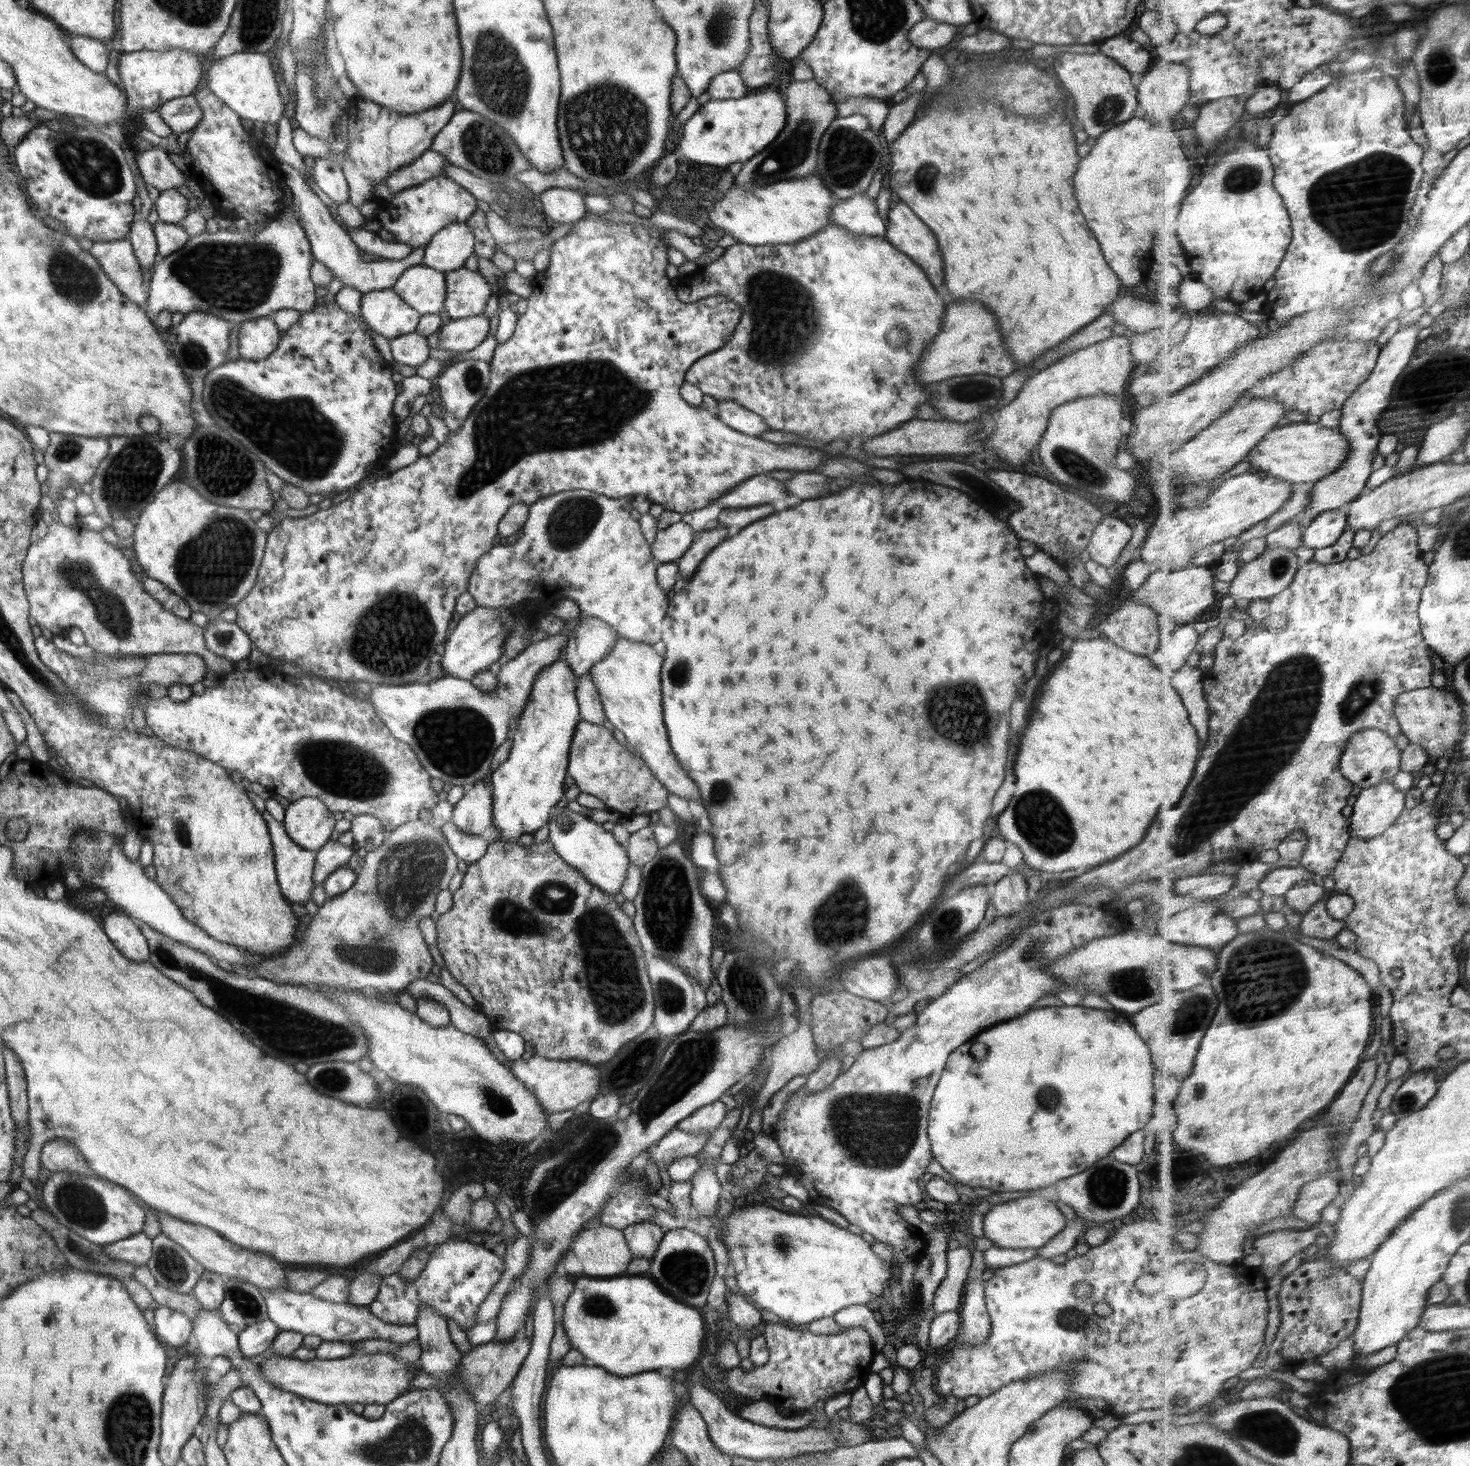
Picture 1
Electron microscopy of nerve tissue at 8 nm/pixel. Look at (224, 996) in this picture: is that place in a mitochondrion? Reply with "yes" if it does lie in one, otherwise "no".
yes

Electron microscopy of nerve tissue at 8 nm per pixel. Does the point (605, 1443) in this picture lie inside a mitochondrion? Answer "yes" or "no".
no

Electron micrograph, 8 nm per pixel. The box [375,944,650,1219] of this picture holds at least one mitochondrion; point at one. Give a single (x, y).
(495, 1101)

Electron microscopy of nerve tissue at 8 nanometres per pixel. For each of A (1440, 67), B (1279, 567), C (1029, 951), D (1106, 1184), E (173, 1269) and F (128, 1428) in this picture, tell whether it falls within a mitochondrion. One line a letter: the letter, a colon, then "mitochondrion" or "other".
A: mitochondrion
B: mitochondrion
C: mitochondrion
D: mitochondrion
E: mitochondrion
F: mitochondrion

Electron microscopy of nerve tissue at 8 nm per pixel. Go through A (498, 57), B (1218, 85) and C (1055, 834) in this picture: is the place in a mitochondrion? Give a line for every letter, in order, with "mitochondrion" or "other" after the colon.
A: mitochondrion
B: other
C: mitochondrion

